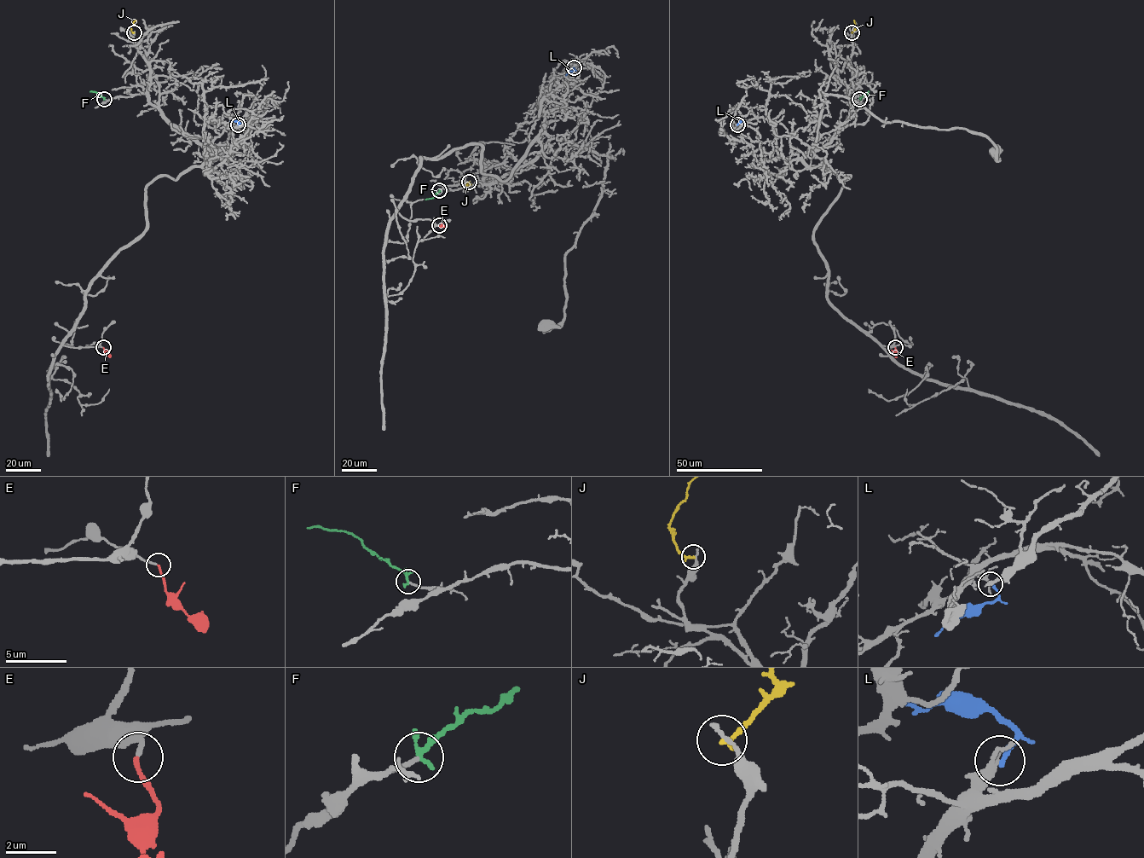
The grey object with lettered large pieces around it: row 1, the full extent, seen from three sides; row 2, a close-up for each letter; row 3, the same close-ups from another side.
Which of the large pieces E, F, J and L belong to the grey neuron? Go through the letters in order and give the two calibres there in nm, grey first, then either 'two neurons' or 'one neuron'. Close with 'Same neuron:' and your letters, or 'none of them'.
E: 160/170 nm | one neuron
F: 160/260 nm | one neuron
J: 240/200 nm | two neurons
L: 240/200 nm | two neurons
Same neuron: E, F

